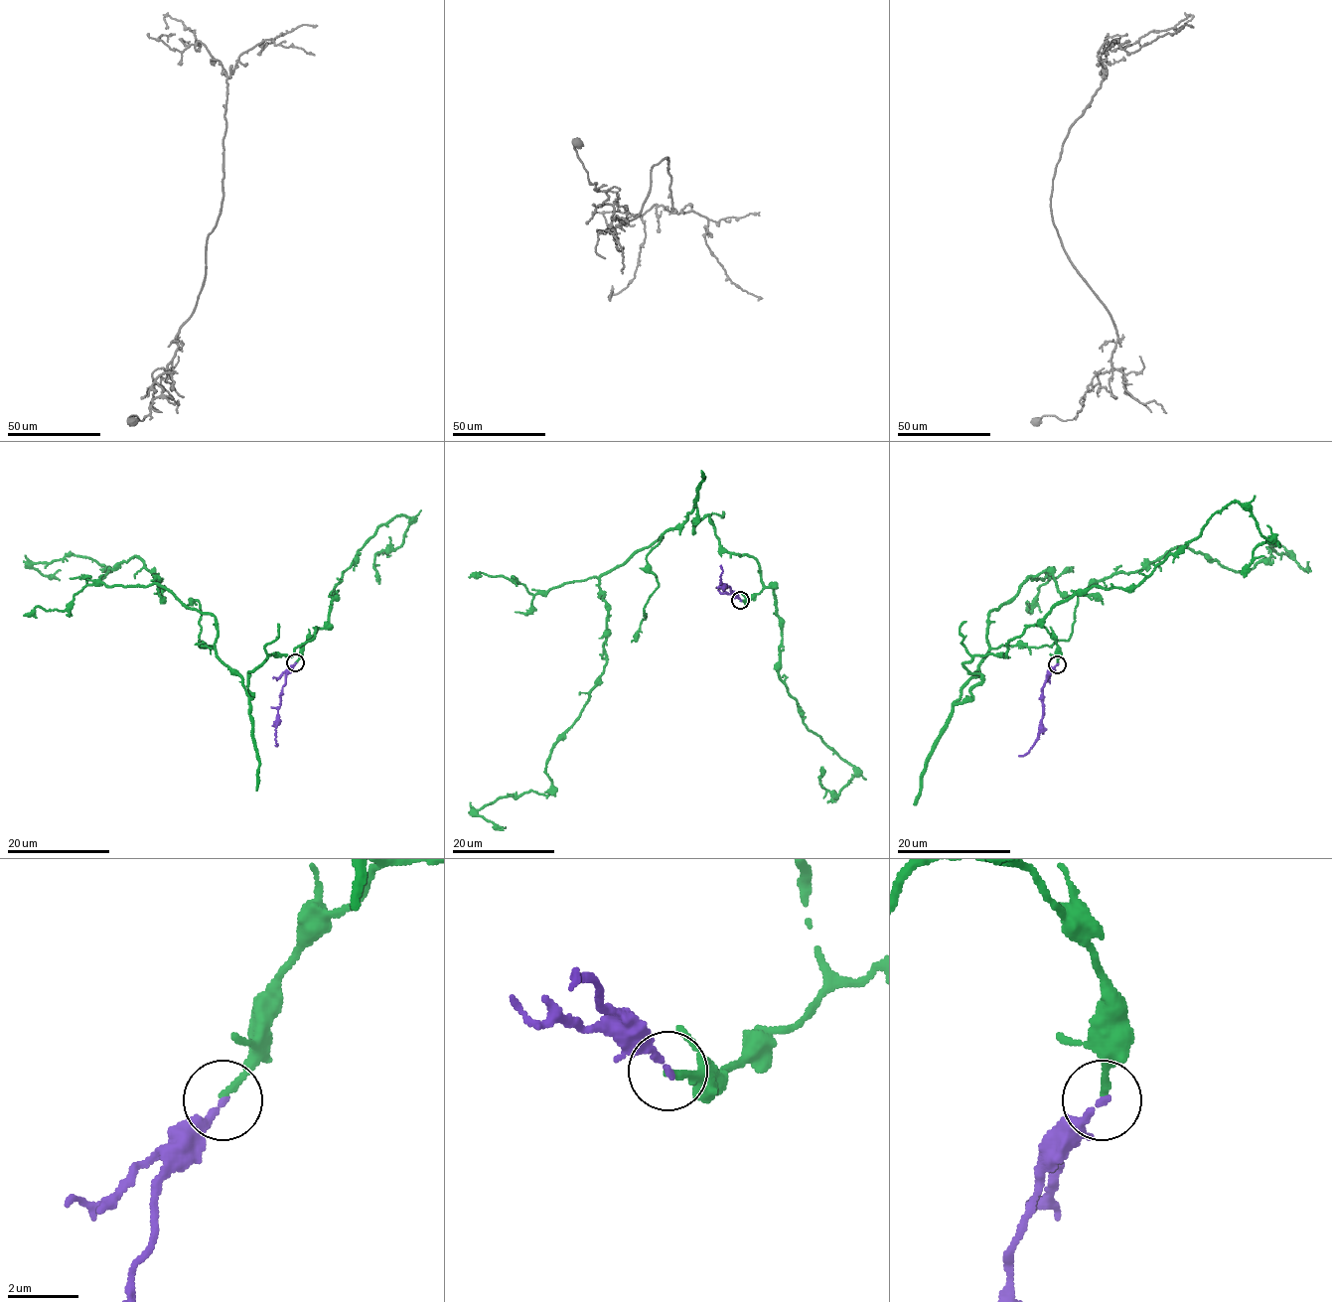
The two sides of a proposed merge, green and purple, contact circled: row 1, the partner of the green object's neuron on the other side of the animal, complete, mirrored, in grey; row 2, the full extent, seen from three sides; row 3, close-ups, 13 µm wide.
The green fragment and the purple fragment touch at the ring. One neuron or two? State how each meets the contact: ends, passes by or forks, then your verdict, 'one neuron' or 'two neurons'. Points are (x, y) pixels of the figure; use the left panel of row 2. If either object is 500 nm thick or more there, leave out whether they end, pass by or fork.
green ends | purple ends | two neurons

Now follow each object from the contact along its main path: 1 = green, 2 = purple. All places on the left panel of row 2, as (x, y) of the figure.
1: (296, 662), (316, 628), (250, 698), (218, 620), (136, 556), (32, 565), (61, 570)
2: (296, 662), (287, 675), (277, 710), (275, 746)

